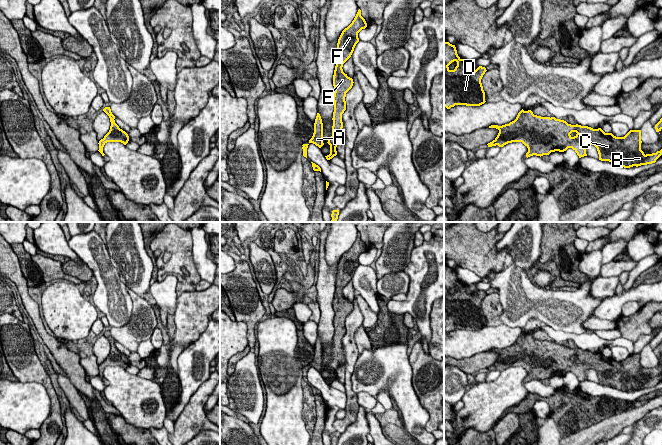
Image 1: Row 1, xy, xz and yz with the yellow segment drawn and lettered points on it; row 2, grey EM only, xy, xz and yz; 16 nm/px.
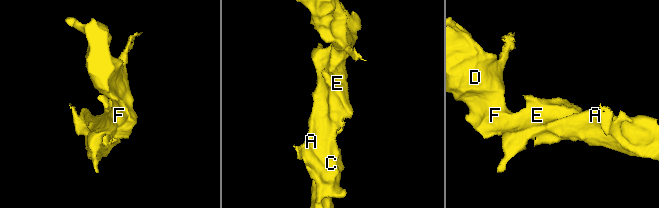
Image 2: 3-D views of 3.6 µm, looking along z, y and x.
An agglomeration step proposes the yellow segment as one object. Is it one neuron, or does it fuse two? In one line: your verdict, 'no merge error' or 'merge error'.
no merge error

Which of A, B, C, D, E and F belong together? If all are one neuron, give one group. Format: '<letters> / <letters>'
A B C D E F

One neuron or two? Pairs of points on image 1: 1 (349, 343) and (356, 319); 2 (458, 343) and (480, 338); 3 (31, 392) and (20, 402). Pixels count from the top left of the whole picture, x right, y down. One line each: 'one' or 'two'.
1: one
2: one
3: one

